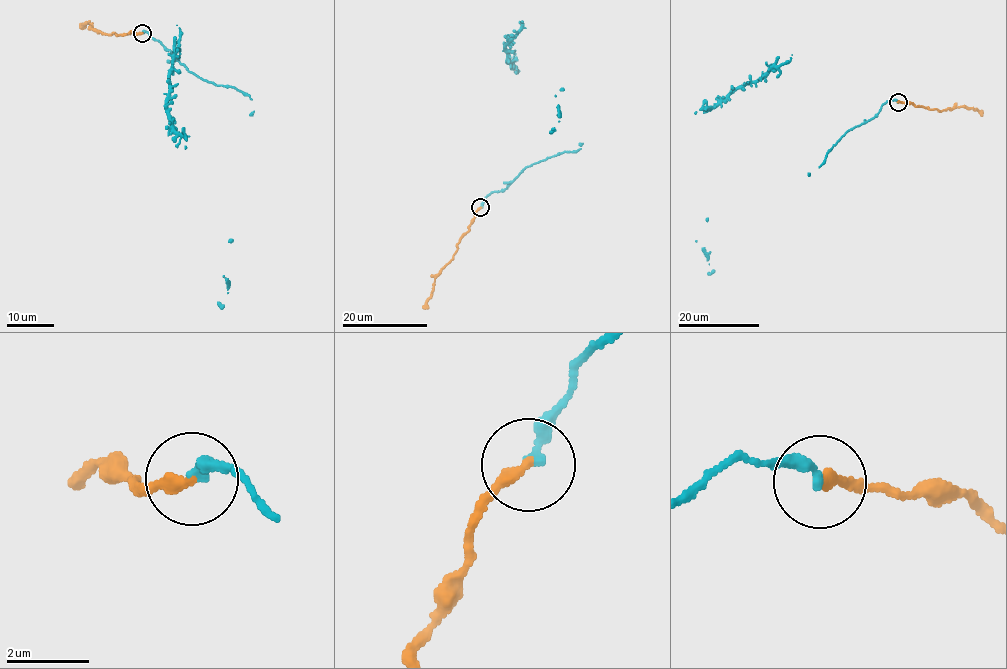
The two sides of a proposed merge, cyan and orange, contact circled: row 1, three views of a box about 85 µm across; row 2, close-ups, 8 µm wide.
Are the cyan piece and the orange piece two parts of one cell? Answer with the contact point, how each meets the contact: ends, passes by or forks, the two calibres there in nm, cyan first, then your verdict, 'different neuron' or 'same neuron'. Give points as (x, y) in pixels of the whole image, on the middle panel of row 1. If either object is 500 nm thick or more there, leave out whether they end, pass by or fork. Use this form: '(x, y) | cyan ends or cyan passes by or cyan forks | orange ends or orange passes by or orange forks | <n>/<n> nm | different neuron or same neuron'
(480, 207) | cyan ends | orange ends | 220/280 nm | same neuron

